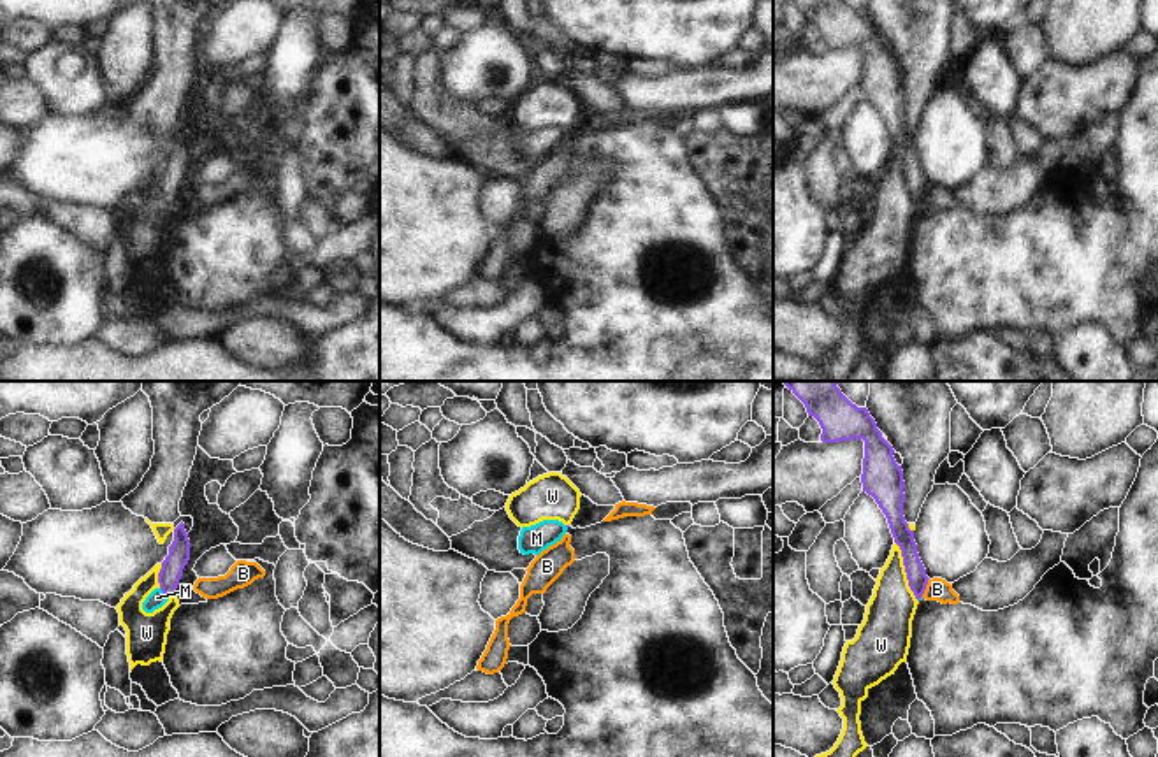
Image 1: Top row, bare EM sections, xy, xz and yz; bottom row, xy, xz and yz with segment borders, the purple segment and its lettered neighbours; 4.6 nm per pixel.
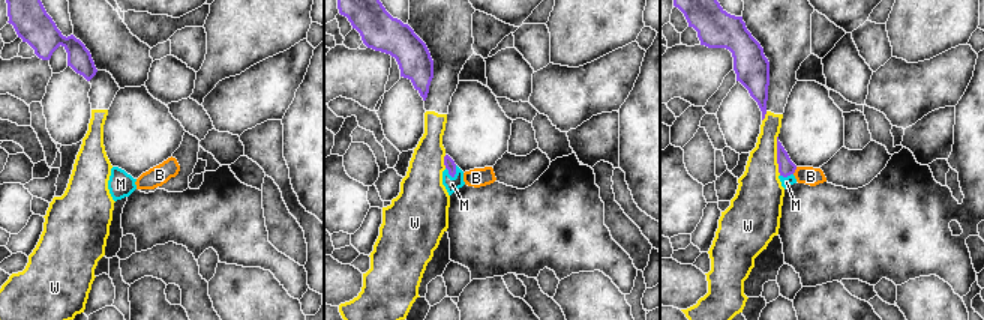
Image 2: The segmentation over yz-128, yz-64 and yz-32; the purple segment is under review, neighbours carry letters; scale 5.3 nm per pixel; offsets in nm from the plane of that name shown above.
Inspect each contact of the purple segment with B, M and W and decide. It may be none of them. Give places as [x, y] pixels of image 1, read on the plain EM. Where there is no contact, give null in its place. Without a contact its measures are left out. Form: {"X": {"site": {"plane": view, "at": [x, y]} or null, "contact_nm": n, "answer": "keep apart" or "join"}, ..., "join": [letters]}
{"B": {"site": {"plane": "yz", "at": [925, 194]}, "contact_nm": 90, "answer": "keep apart"}, "M": {"site": {"plane": "xy", "at": [164, 199]}, "contact_nm": 60, "answer": "join"}, "W": {"site": {"plane": "yz", "at": [905, 178]}, "contact_nm": 300, "answer": "keep apart"}, "join": ["M"]}

